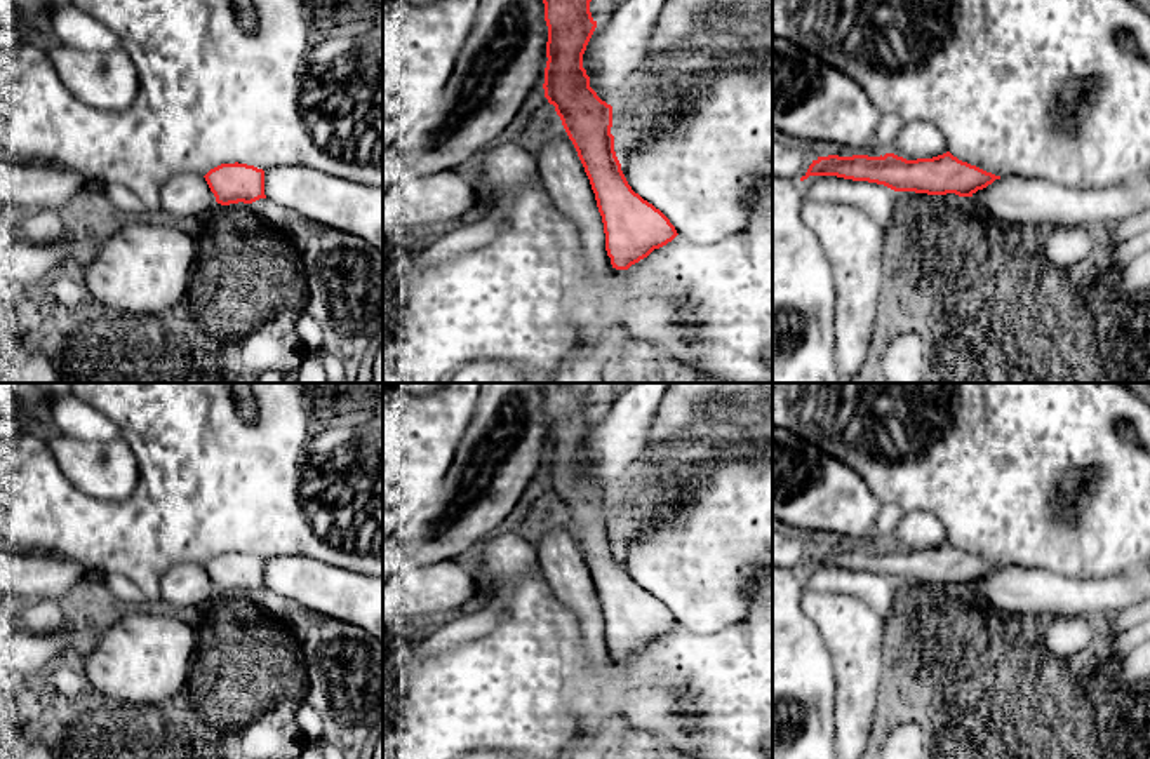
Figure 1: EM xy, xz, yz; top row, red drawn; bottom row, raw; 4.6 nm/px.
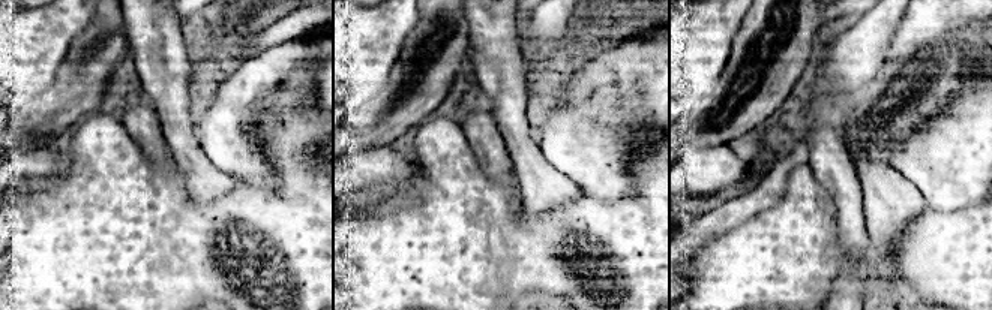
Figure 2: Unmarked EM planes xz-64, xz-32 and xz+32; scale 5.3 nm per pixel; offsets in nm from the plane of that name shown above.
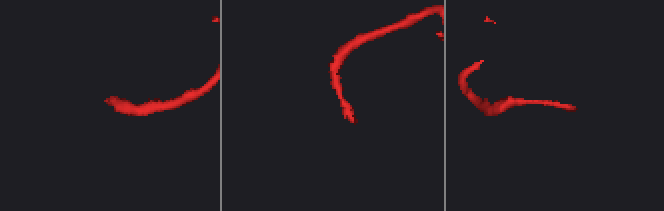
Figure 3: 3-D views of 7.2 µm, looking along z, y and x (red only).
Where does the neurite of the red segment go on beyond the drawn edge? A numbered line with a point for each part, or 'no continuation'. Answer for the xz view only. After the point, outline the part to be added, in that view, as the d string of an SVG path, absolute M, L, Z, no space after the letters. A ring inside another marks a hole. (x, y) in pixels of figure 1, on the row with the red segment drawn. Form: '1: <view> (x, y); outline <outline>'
1: xz (562, 174); outline M552 127L536 132L531 146L545 190L553 205L579 228L586 265L602 277L607 270L604 223L572 141L564 127Z

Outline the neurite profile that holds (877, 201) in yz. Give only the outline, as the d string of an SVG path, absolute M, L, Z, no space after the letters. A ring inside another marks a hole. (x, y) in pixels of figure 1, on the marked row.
M809 176L804 188L812 202L844 202L865 211L884 230L893 219L898 191L868 181L852 181L837 176Z

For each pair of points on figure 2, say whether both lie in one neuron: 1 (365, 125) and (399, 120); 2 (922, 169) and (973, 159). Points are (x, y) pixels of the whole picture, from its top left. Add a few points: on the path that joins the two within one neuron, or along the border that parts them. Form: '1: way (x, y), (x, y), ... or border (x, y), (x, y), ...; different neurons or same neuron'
1: way (374, 123), (377, 120), (390, 120); same neuron
2: way (934, 159), (961, 159); same neuron

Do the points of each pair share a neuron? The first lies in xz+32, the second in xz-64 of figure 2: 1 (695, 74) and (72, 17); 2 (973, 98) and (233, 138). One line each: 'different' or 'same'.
1: same
2: same

